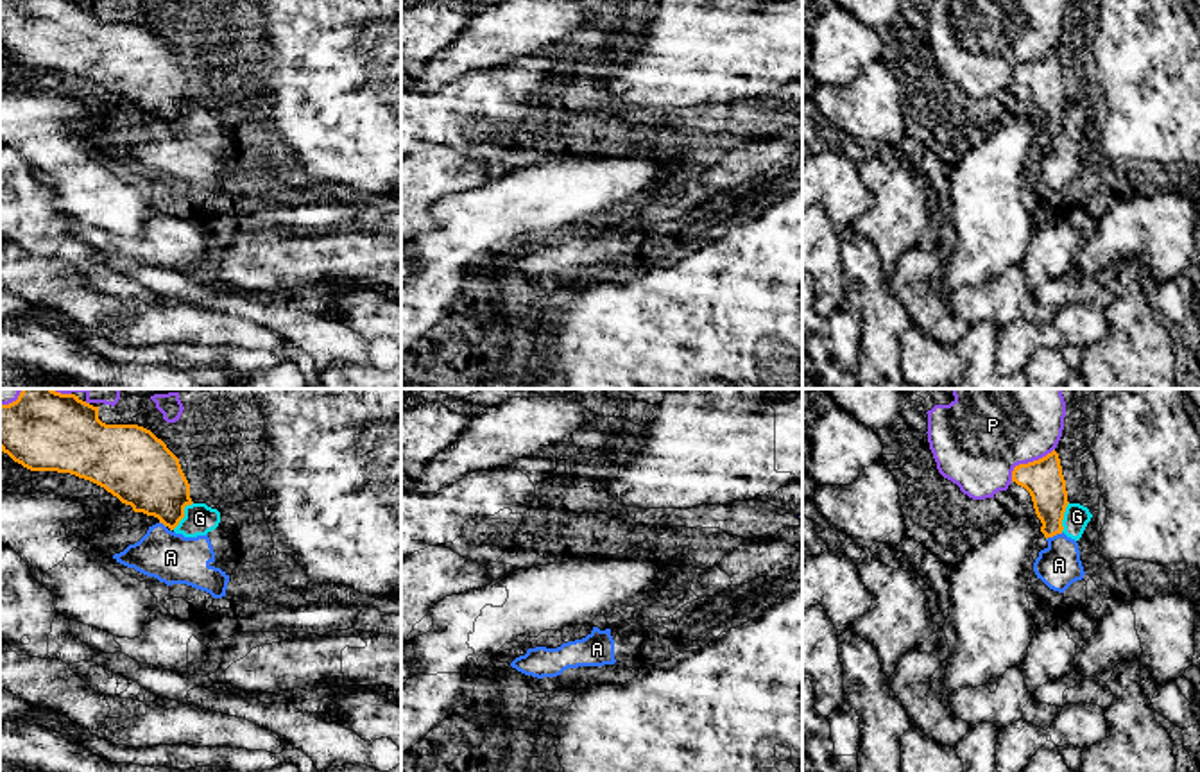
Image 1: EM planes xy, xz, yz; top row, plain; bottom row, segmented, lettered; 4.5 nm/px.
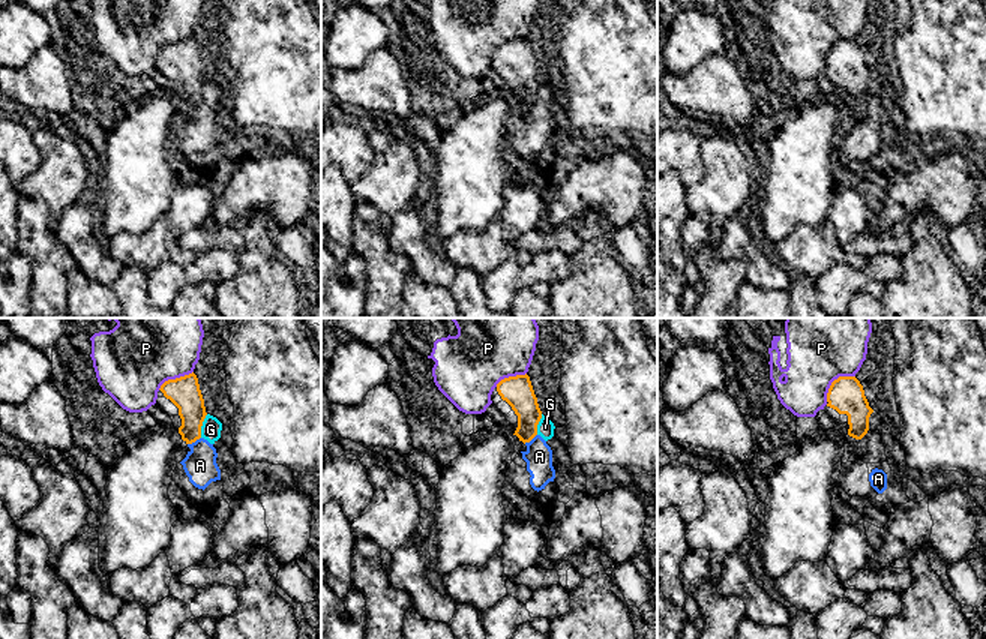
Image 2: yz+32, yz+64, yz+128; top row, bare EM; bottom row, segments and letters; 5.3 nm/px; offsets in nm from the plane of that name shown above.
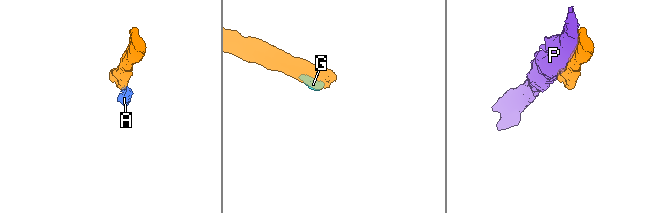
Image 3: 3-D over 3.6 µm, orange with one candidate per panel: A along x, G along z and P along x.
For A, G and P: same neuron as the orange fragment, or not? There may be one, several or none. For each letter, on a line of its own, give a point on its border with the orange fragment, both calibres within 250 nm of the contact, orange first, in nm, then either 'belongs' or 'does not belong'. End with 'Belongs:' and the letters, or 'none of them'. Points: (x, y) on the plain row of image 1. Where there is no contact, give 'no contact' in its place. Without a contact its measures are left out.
A: meets orange in yz at (1054, 133); 170 nm thick on the orange side, 200 nm on the other; does not belong
G: meets orange in xy at (183, 113); 300 nm thick on the orange side, 140 nm on the other; does not belong
P: meets orange in yz at (1028, 61); 180 nm thick on the orange side, 400 nm on the other; does not belong
Belongs: none of them

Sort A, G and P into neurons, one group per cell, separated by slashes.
A G / P

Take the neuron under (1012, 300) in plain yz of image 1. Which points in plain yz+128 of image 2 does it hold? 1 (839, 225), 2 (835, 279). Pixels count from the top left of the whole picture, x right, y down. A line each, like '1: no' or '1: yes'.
1: no
2: no

